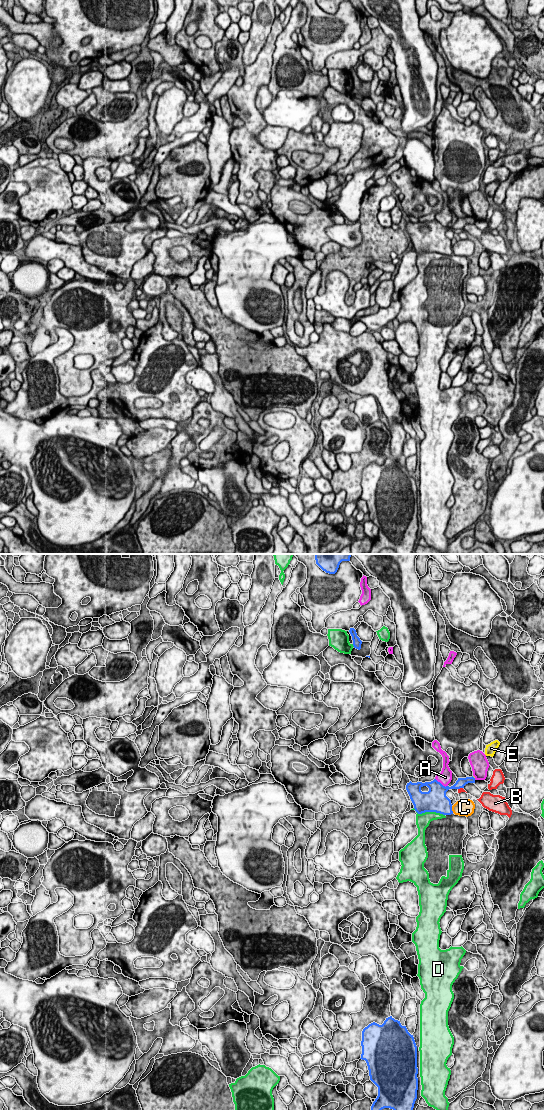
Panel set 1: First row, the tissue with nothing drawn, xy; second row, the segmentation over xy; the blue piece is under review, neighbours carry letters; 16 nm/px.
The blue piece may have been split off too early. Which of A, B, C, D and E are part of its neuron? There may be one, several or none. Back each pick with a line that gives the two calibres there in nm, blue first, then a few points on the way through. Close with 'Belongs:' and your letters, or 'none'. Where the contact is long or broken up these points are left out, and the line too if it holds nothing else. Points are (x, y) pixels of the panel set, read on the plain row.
Belongs: none

